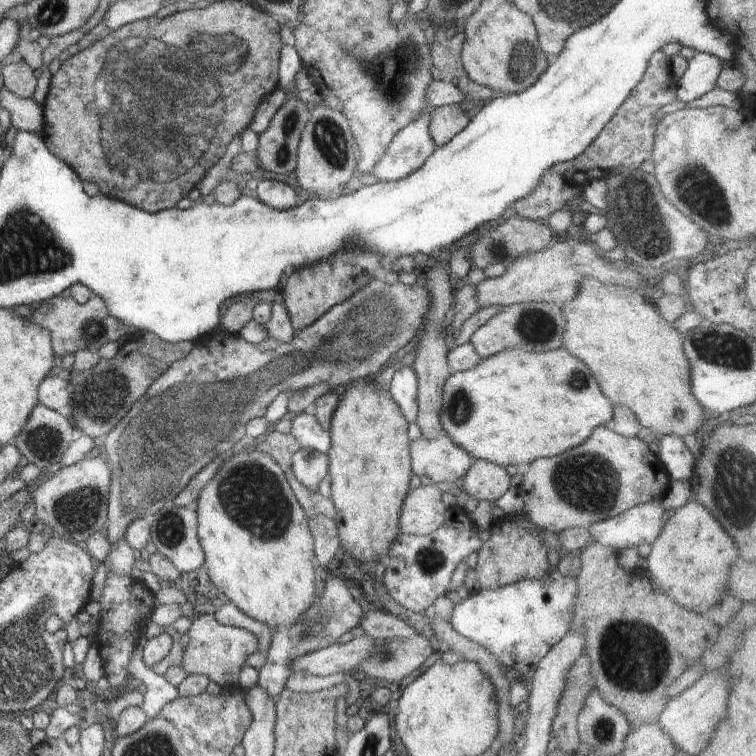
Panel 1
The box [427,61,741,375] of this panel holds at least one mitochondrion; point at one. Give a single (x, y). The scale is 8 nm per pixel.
(640, 224)

